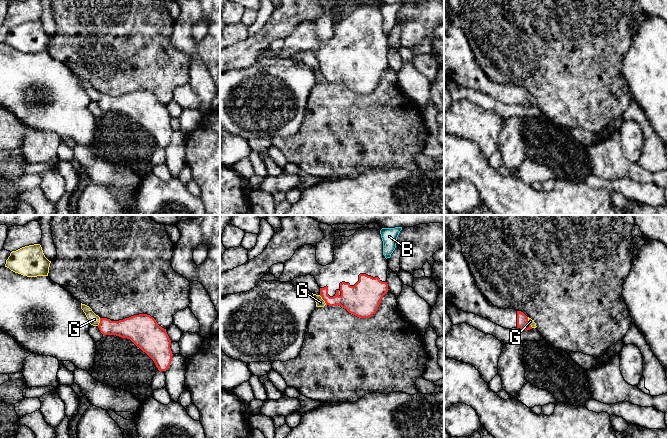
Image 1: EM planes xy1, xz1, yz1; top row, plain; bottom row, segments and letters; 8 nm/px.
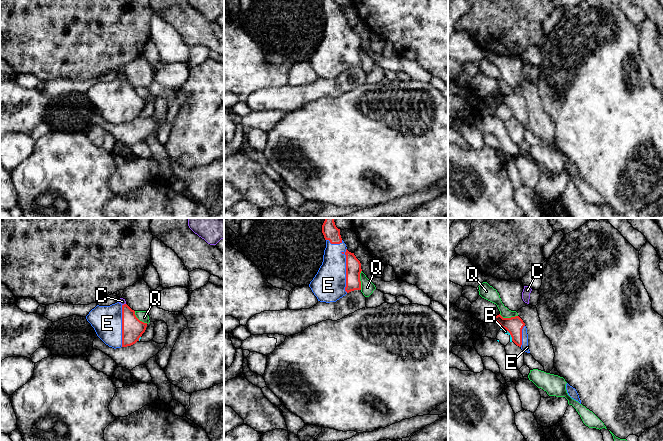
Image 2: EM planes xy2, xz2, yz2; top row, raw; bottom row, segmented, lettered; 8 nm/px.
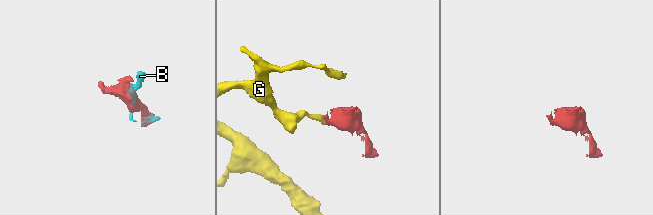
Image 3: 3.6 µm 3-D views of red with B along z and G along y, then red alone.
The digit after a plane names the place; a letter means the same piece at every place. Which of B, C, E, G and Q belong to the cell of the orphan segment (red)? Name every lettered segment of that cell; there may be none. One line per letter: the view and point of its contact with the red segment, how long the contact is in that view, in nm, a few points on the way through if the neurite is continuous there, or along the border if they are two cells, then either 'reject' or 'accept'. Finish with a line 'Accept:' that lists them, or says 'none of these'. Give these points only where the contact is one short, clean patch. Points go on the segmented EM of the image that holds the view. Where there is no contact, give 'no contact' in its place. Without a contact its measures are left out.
B: contact yz2 (509, 332); length 140 nm; reject
C: contact xy2 (124, 304); length 40 nm; border xy2 (125, 303), (122, 305); reject
E: contact xz2 (346, 270); length 360 nm; accept
G: contact xz1 (323, 299); length 100 nm; border xz1 (319, 295), (326, 304); reject
Q: contact xz2 (359, 280); length 160 nm; border xz2 (361, 270), (360, 289); reject
Accept: E

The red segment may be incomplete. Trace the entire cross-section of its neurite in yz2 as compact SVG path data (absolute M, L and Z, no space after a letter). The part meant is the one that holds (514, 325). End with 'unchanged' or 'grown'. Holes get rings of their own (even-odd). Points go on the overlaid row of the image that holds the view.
M500 314L493 317L493 321L497 322L501 328L506 329L512 341L519 346L524 352L530 353L528 346L528 334L525 323L519 316L511 318L503 318Z | grown

